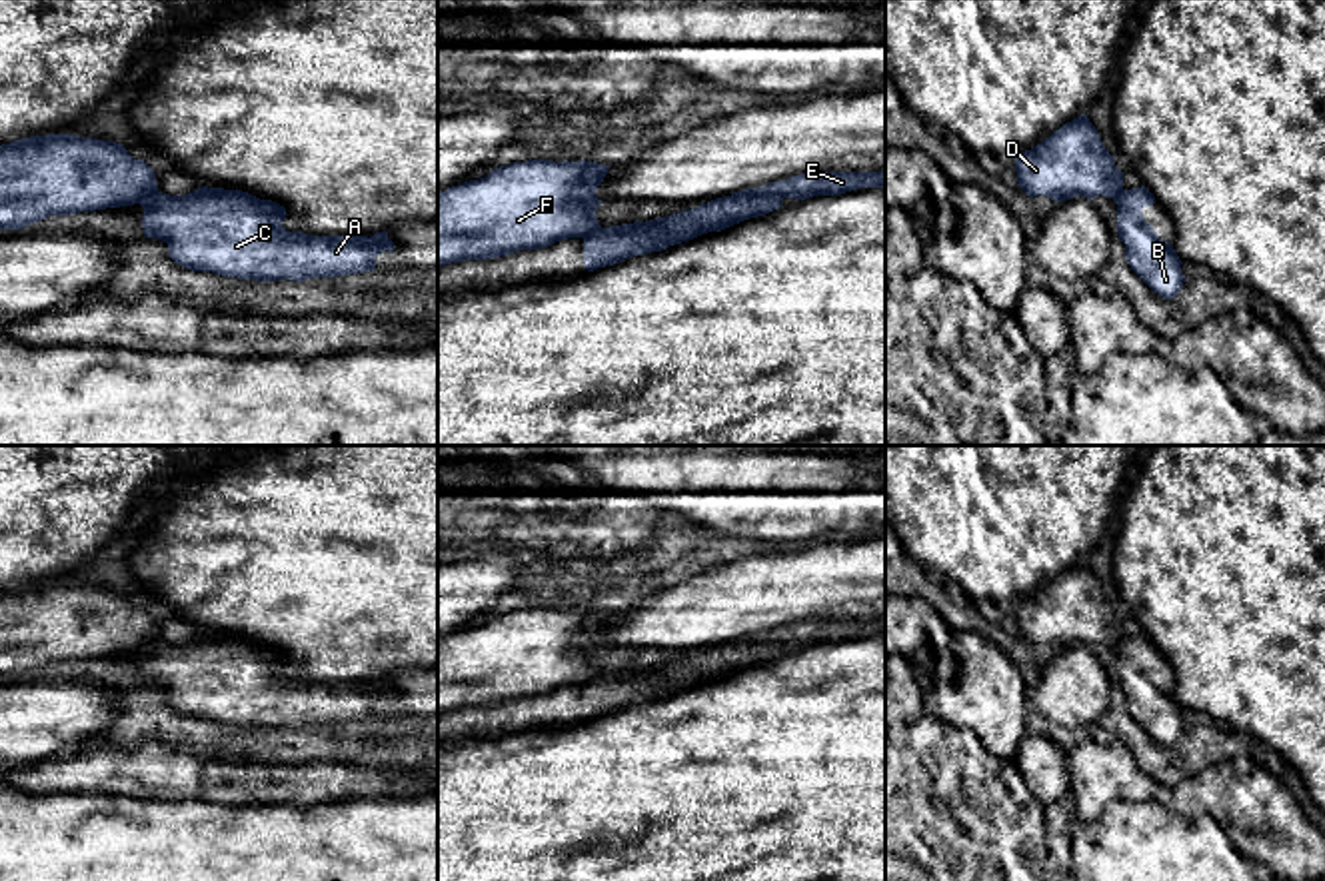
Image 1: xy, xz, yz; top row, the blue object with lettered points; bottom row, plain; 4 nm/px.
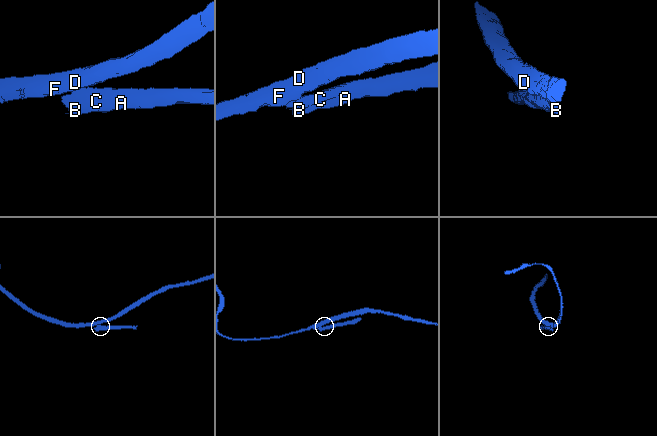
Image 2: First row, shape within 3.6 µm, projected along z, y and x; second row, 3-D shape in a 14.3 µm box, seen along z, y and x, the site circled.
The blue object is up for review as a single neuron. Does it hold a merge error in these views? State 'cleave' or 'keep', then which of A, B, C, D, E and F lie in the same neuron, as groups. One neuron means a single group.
cleave | A B C E / D F

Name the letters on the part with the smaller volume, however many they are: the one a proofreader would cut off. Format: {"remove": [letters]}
{"remove": ["A", "B", "C", "E"]}

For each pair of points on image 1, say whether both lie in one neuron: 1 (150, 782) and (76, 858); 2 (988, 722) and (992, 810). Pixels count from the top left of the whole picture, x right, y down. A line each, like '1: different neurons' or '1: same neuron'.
1: different neurons
2: different neurons

